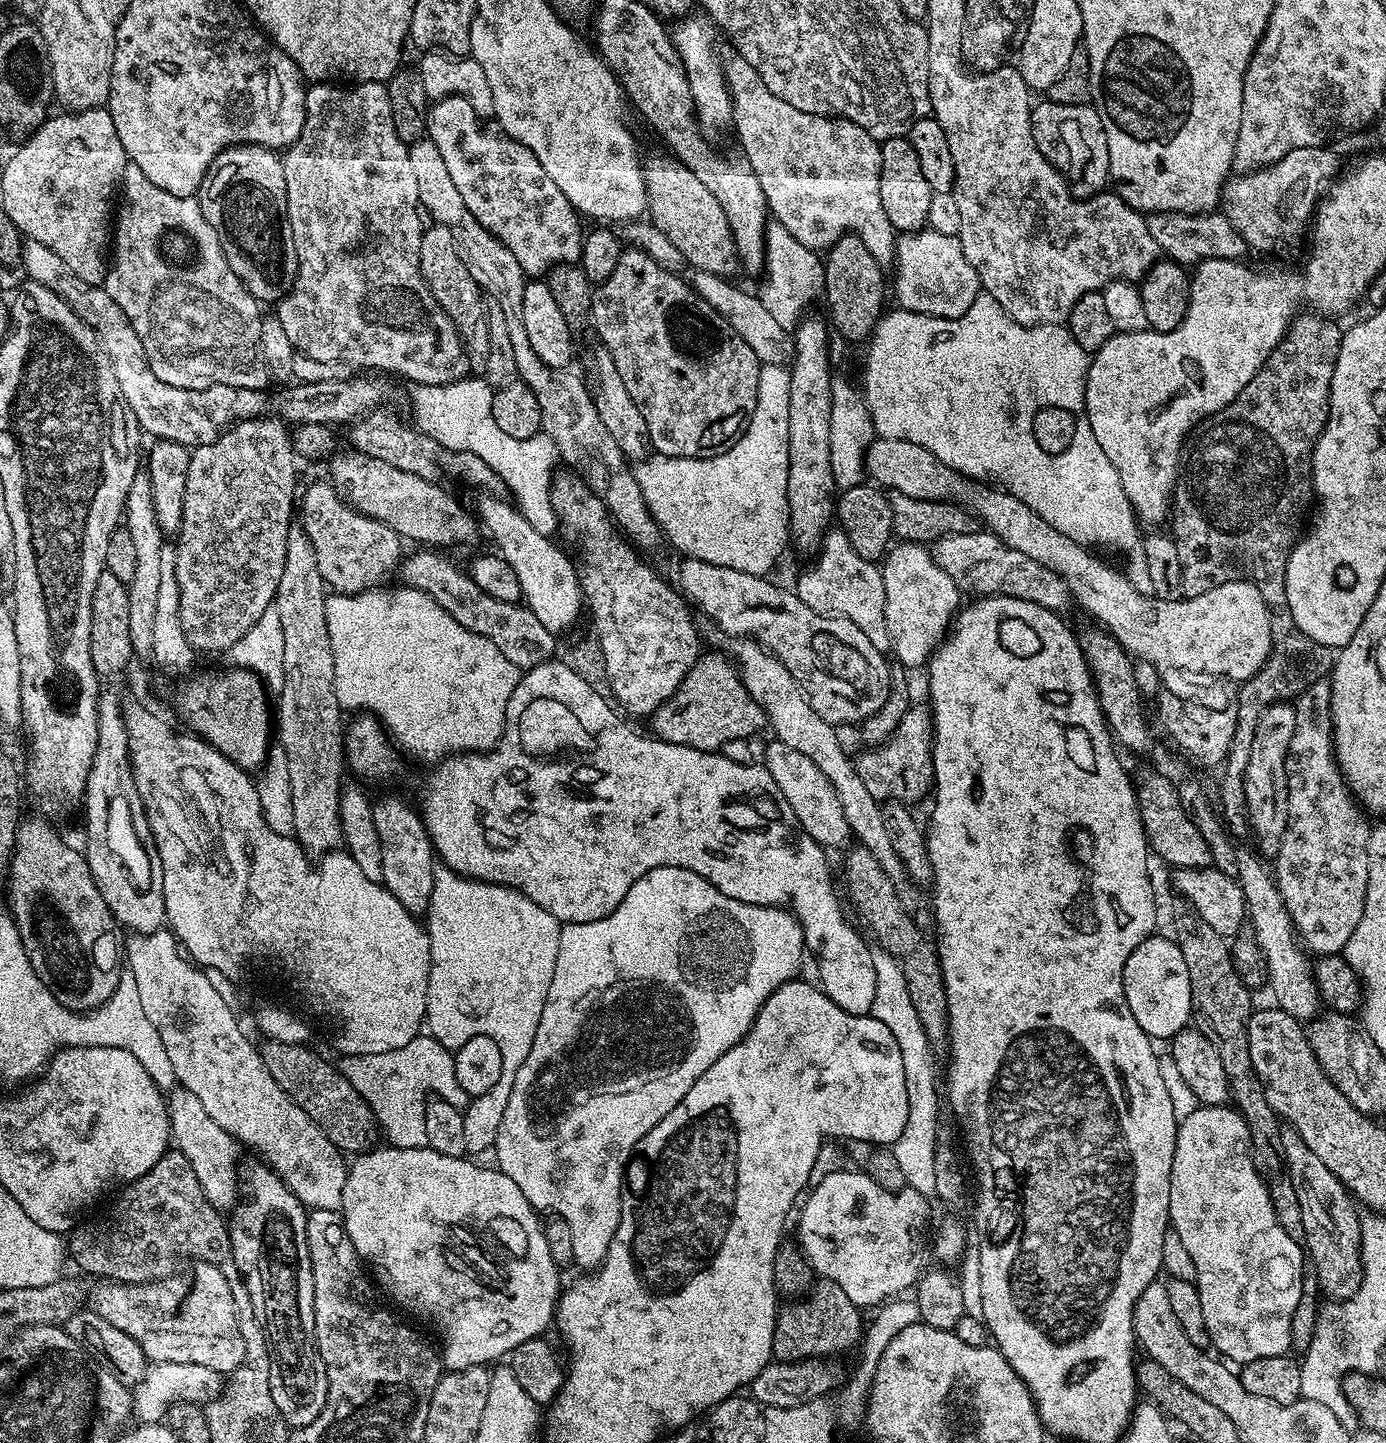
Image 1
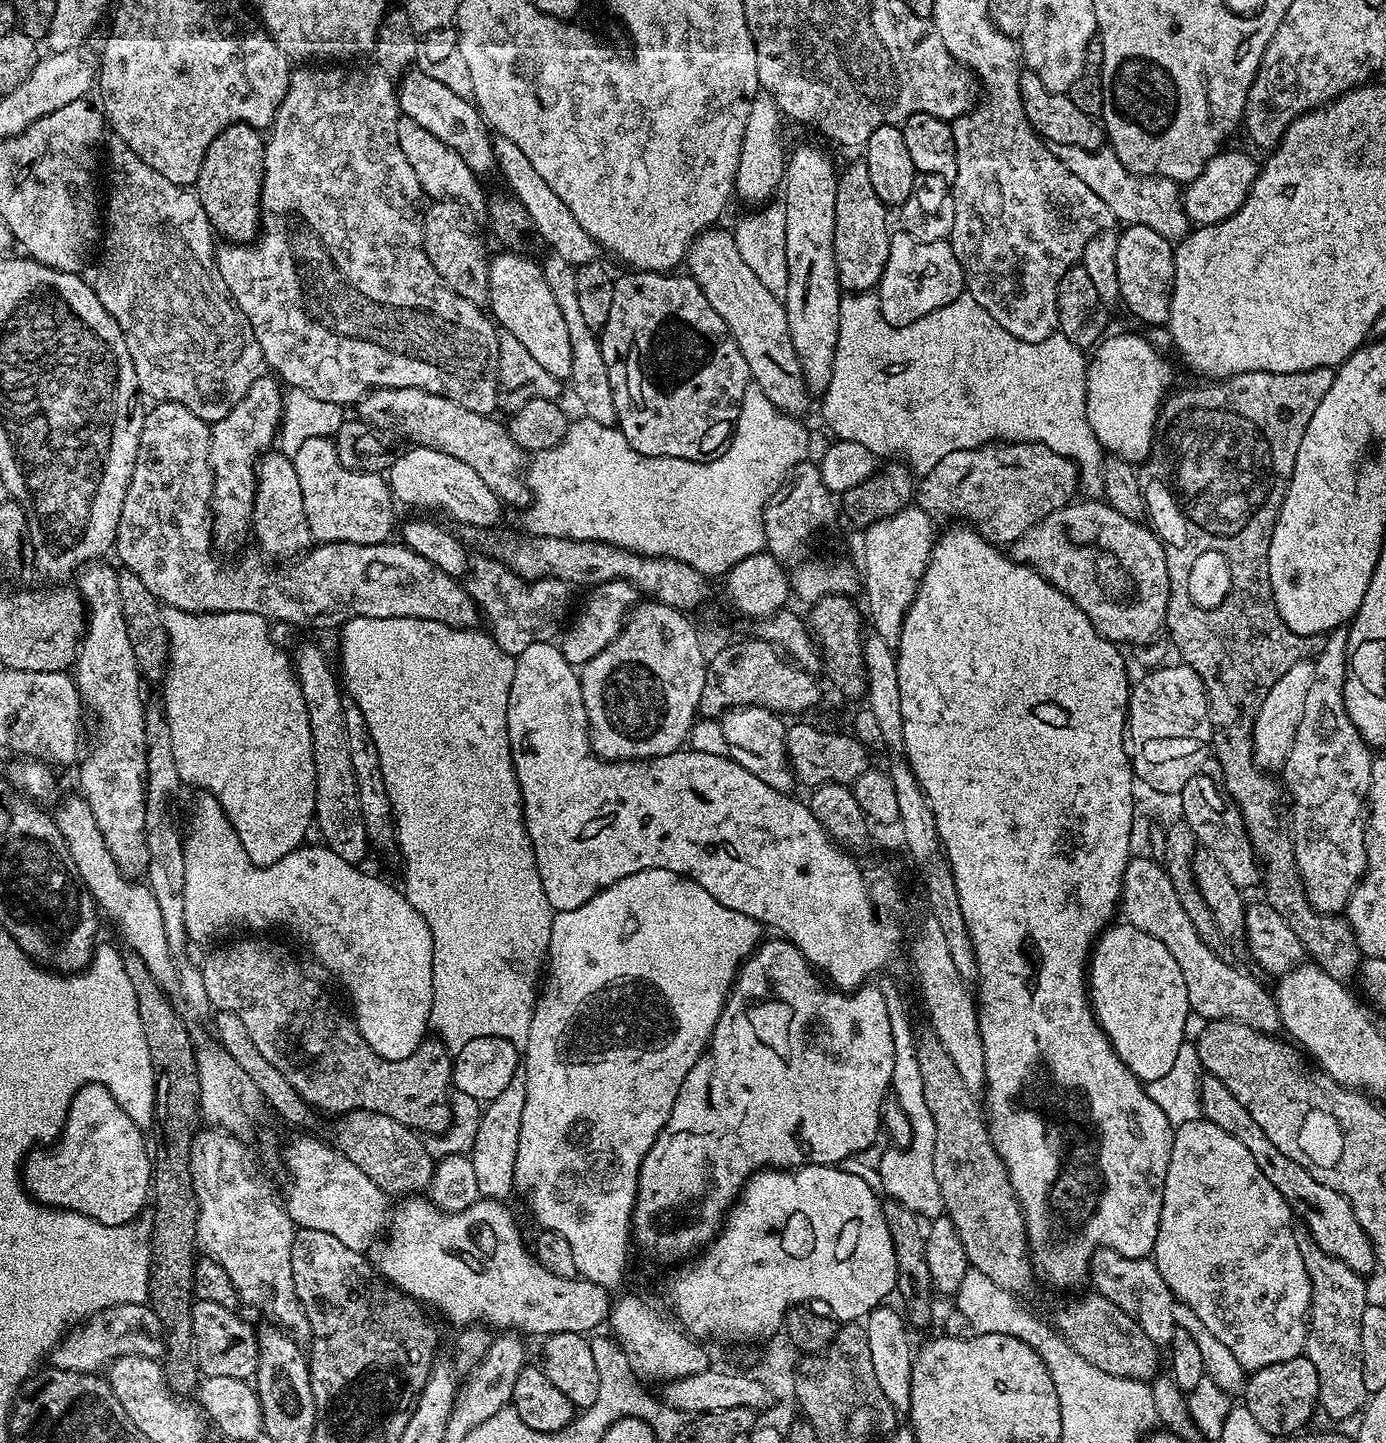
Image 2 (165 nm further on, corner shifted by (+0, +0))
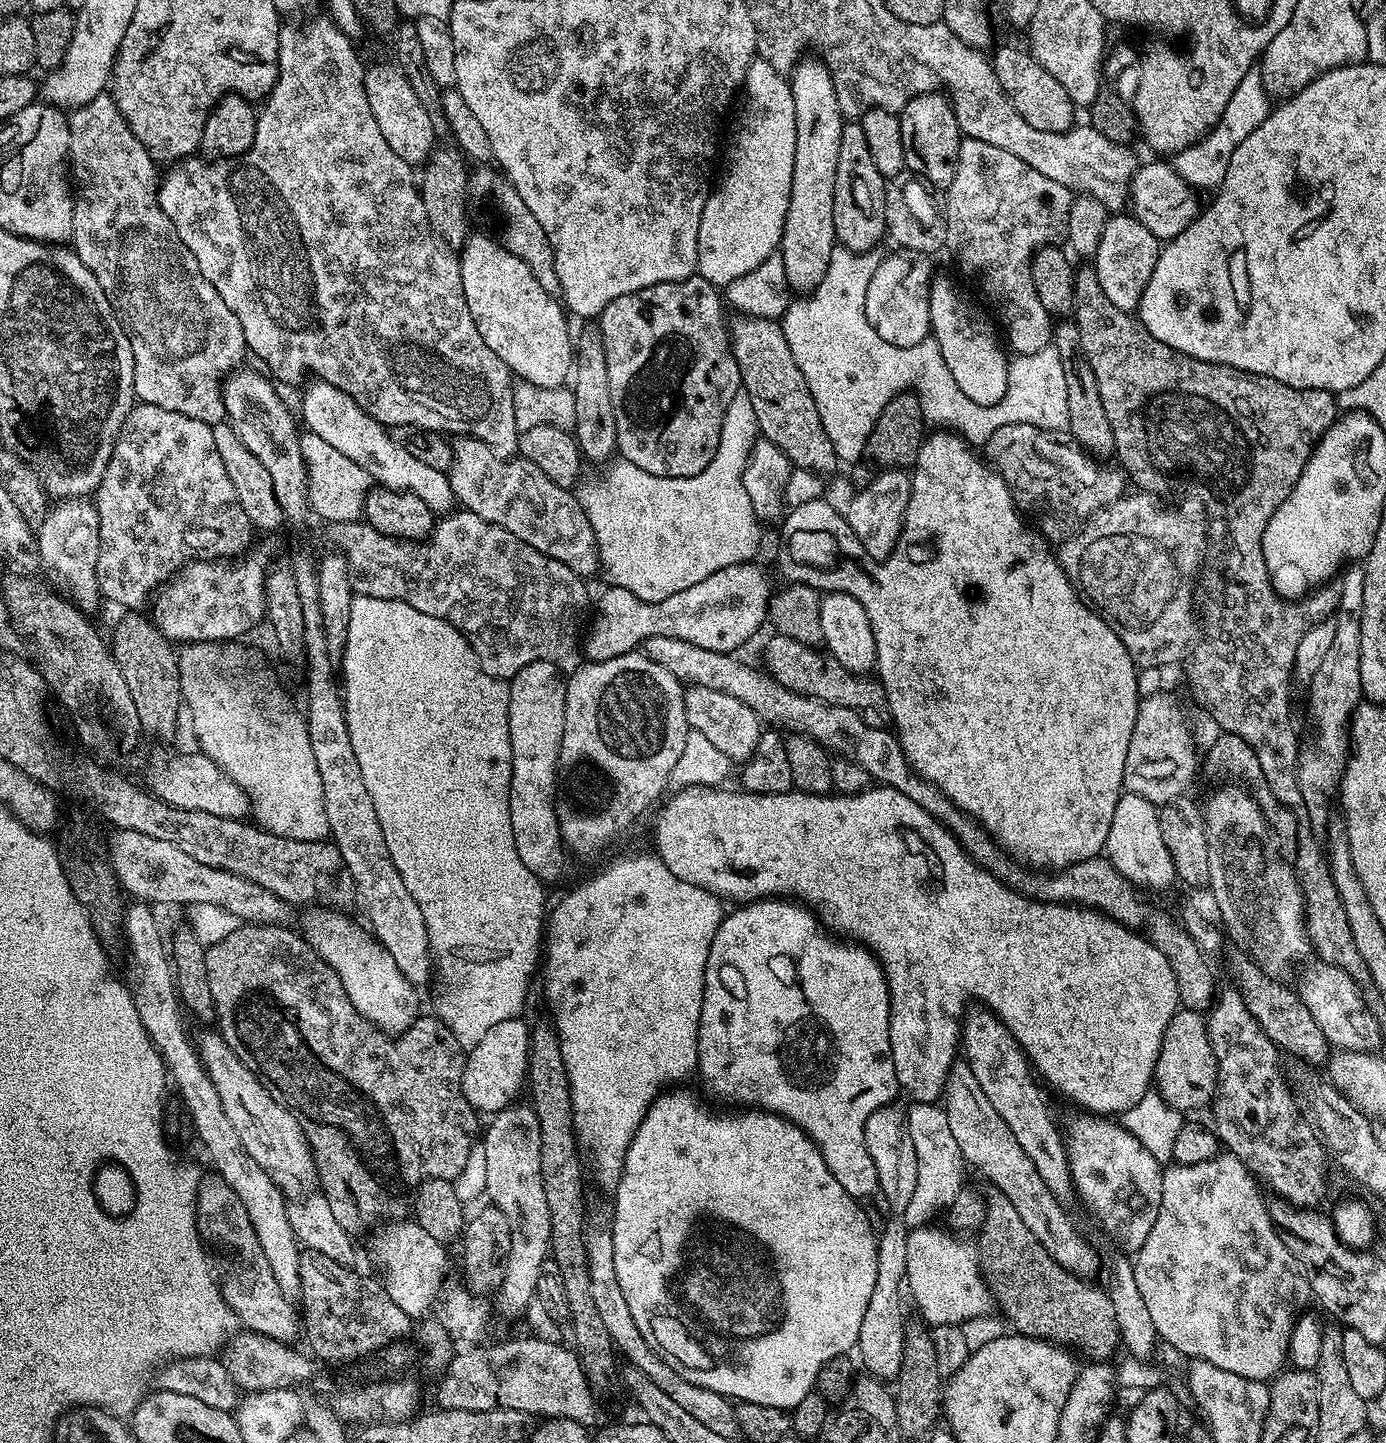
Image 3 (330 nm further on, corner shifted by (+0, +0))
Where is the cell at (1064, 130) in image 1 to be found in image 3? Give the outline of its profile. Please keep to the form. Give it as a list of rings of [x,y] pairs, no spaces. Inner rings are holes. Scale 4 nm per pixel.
[[[998,48],[990,56],[992,69],[1014,110],[1018,110],[1018,114],[1022,114],[1022,118],[1026,118],[1026,122],[1030,122],[1034,130],[1068,132],[1073,128],[1077,123],[1078,108],[1073,104],[1070,94],[1066,94],[1062,82],[1058,82],[1058,78],[1054,78],[1050,70],[1043,68],[1034,59],[1031,51],[1024,49],[1023,52],[1020,48]]]

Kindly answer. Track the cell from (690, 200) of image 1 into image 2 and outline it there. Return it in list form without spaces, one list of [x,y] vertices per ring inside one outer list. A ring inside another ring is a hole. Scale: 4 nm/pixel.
[[[713,226],[700,233],[688,248],[687,275],[693,276],[695,287],[706,294],[706,302],[714,306],[718,318],[726,322],[728,332],[738,342],[746,366],[750,366],[751,383],[757,384],[776,408],[790,416],[799,417],[808,408],[810,393],[798,354],[794,354],[794,342],[790,342],[790,326],[786,322],[786,310],[781,297],[770,294],[762,281],[746,266],[742,254],[738,254],[738,242],[731,231]]]

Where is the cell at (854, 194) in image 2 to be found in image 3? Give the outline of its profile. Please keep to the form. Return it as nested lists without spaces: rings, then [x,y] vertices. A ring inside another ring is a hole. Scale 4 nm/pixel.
[[[859,122],[845,123],[838,149],[838,175],[834,177],[834,230],[836,242],[851,252],[870,252],[886,236],[886,178],[878,174],[874,157]]]

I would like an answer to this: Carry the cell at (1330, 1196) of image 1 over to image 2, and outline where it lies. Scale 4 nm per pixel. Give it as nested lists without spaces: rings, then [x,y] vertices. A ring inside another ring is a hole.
[[[1297,1231],[1296,1241],[1312,1287],[1306,1355],[1310,1362],[1314,1362],[1314,1370],[1318,1370],[1318,1404],[1332,1420],[1351,1420],[1370,1397],[1366,1382],[1362,1382],[1362,1314],[1370,1303],[1368,1288],[1364,1285],[1365,1277],[1350,1270],[1350,1266],[1338,1258],[1323,1252],[1307,1231]]]

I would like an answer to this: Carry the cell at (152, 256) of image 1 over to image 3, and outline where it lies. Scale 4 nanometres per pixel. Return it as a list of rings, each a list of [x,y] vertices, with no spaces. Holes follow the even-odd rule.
[[[101,94],[83,104],[81,108],[71,109],[68,116],[68,129],[70,130],[70,142],[68,143],[70,180],[74,185],[74,226],[70,244],[78,254],[78,258],[82,258],[82,262],[86,262],[86,270],[90,270],[90,274],[94,274],[94,278],[98,278],[98,286],[102,286],[102,294],[106,294],[110,306],[116,311],[116,317],[124,327],[124,333],[130,338],[130,346],[134,350],[134,366],[136,367],[134,370],[135,399],[142,404],[162,406],[162,410],[174,410],[178,414],[186,414],[186,418],[198,418],[198,422],[206,422],[211,425],[221,423],[225,419],[222,378],[237,371],[245,363],[246,345],[242,326],[238,322],[238,318],[234,318],[234,310],[230,310],[230,306],[226,306],[226,302],[222,302],[218,290],[200,286],[204,284],[204,275],[202,270],[198,270],[198,262],[194,258],[194,254],[190,254],[188,247],[178,238],[170,218],[166,218],[166,214],[160,209],[158,172],[156,176],[157,161],[153,160],[146,150],[146,146],[142,146],[142,142],[138,142],[138,138],[134,138],[126,118],[122,118],[111,94]],[[152,296],[160,296],[161,300],[161,312],[157,320],[152,320]],[[176,296],[184,296],[180,300],[180,304],[184,308],[178,309],[177,312],[175,312]]]

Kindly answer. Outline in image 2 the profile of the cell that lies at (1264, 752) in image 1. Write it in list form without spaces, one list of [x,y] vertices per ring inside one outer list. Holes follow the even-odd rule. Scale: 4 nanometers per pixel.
[[[1303,660],[1290,666],[1290,670],[1274,682],[1270,694],[1266,694],[1266,702],[1262,702],[1262,710],[1258,710],[1252,735],[1252,756],[1261,772],[1279,773],[1287,762],[1294,746],[1294,734],[1298,734],[1298,722],[1302,722],[1302,710],[1306,710],[1306,690],[1310,690],[1310,682],[1314,682],[1314,663]]]

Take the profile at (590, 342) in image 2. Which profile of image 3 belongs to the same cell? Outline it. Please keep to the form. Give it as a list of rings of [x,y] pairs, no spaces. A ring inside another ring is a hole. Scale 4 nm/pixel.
[[[480,166],[474,172],[474,184],[480,188],[485,188],[492,195],[492,204],[496,207],[496,212],[500,215],[500,224],[504,229],[501,230],[499,239],[502,241],[504,248],[510,250],[510,254],[514,254],[514,258],[522,258],[522,262],[526,262],[526,266],[530,266],[530,274],[534,274],[534,278],[538,278],[538,286],[542,286],[542,290],[556,294],[559,293],[560,283],[558,282],[558,274],[554,270],[554,256],[549,239],[546,238],[546,230],[542,230],[542,226],[538,222],[538,218],[534,218],[534,214],[527,208],[526,202],[522,202],[522,197],[518,195],[518,190],[514,190],[514,186],[508,181],[507,176],[503,172],[492,166]]]

